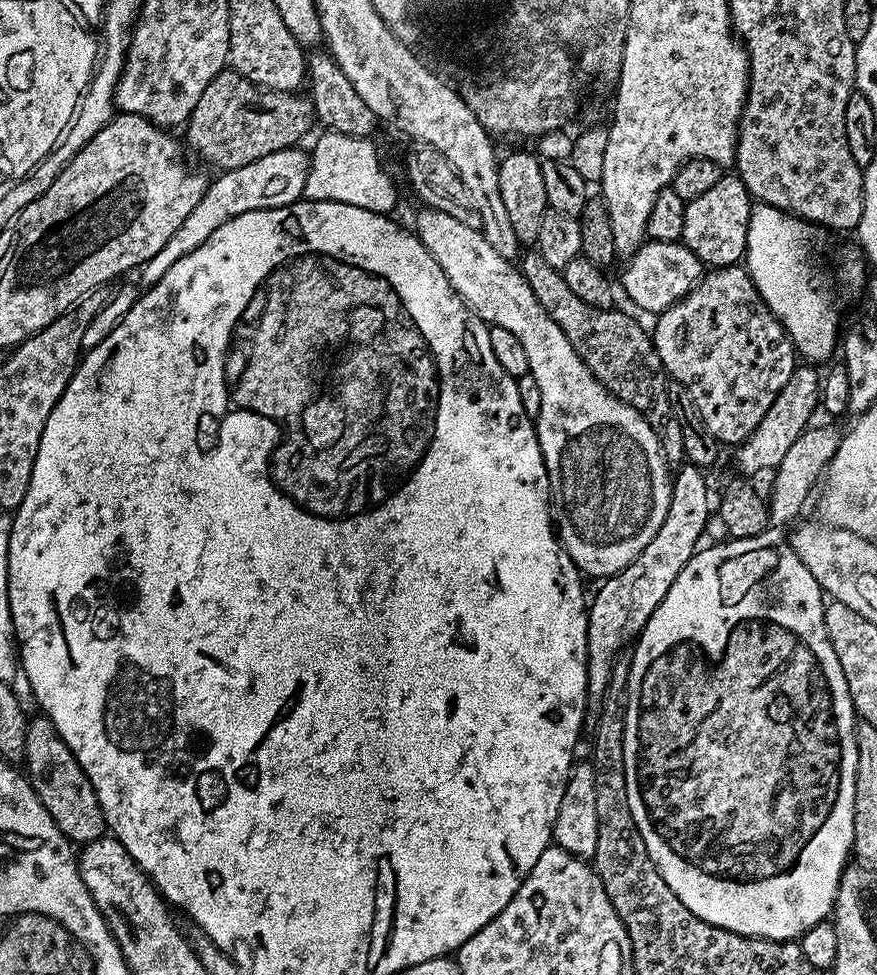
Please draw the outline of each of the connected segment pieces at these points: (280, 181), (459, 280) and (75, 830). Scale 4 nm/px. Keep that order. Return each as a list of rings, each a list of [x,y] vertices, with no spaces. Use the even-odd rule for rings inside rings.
[[[300,146],[283,148],[274,154],[266,154],[266,158],[258,158],[258,162],[221,171],[220,177],[209,183],[198,206],[194,206],[194,210],[186,214],[182,226],[178,226],[178,230],[170,234],[166,246],[162,246],[162,250],[158,250],[158,254],[154,254],[154,258],[150,258],[139,269],[139,283],[144,286],[156,284],[158,278],[162,278],[162,274],[166,274],[166,270],[170,270],[174,262],[178,262],[178,258],[190,254],[190,250],[198,250],[198,246],[202,246],[202,242],[206,242],[206,238],[210,238],[210,234],[214,234],[218,226],[230,222],[230,218],[238,218],[238,214],[246,214],[250,210],[270,210],[286,206],[301,199],[310,159],[309,153],[302,149]]]
[[[428,208],[417,214],[414,234],[422,246],[426,246],[434,262],[442,266],[450,286],[464,303],[485,324],[510,330],[510,334],[522,342],[522,350],[526,350],[528,371],[534,382],[538,382],[538,391],[542,394],[542,404],[534,418],[536,437],[548,475],[552,523],[565,552],[585,577],[607,578],[621,572],[638,558],[638,554],[642,554],[642,550],[646,550],[646,546],[650,546],[650,538],[658,534],[658,526],[662,526],[666,510],[670,510],[673,473],[660,450],[654,430],[640,413],[629,404],[623,404],[596,381],[582,358],[578,358],[574,346],[570,346],[566,334],[562,334],[546,310],[542,310],[519,267],[511,259],[498,254],[486,242],[479,227],[471,228],[448,212]]]
[[[36,714],[29,719],[22,764],[32,789],[38,794],[42,806],[46,806],[46,814],[54,818],[54,826],[58,826],[73,845],[83,846],[106,835],[104,811],[98,802],[98,794],[48,716]]]

